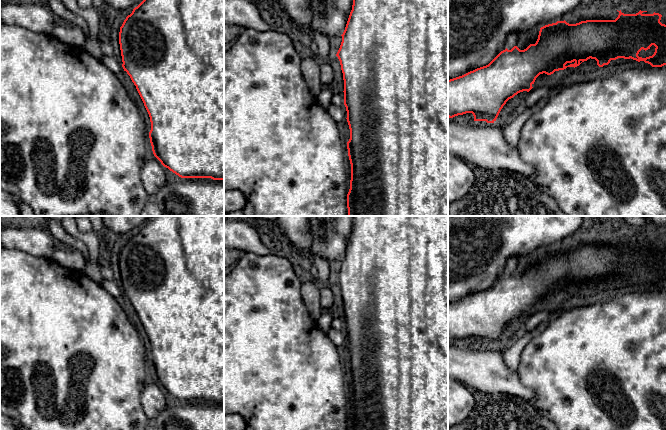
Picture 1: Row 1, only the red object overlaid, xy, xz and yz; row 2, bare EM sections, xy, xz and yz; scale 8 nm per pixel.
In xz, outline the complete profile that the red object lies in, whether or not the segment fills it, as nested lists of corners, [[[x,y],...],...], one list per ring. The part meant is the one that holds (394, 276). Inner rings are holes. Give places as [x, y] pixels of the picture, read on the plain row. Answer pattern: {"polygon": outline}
{"polygon": [[[353,216],[353,229],[336,278],[344,304],[351,388],[347,430],[448,430],[448,216]]]}

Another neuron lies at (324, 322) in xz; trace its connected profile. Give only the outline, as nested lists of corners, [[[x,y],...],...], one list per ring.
[[[326,310],[324,313],[321,314],[320,318],[316,321],[318,328],[323,332],[323,333],[328,333],[328,331],[331,329],[331,324],[333,321],[334,317],[332,314]]]

